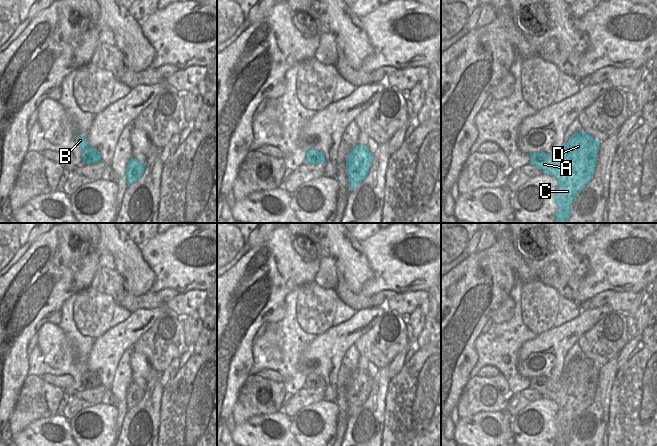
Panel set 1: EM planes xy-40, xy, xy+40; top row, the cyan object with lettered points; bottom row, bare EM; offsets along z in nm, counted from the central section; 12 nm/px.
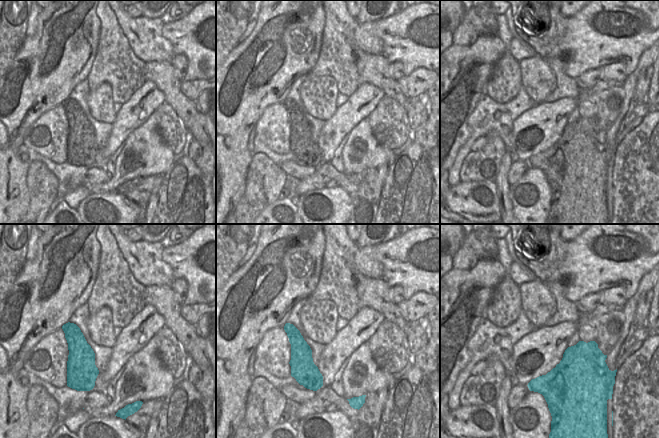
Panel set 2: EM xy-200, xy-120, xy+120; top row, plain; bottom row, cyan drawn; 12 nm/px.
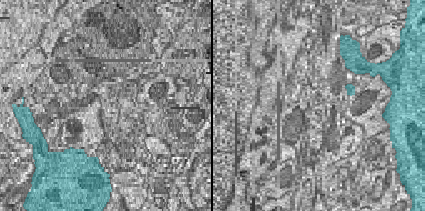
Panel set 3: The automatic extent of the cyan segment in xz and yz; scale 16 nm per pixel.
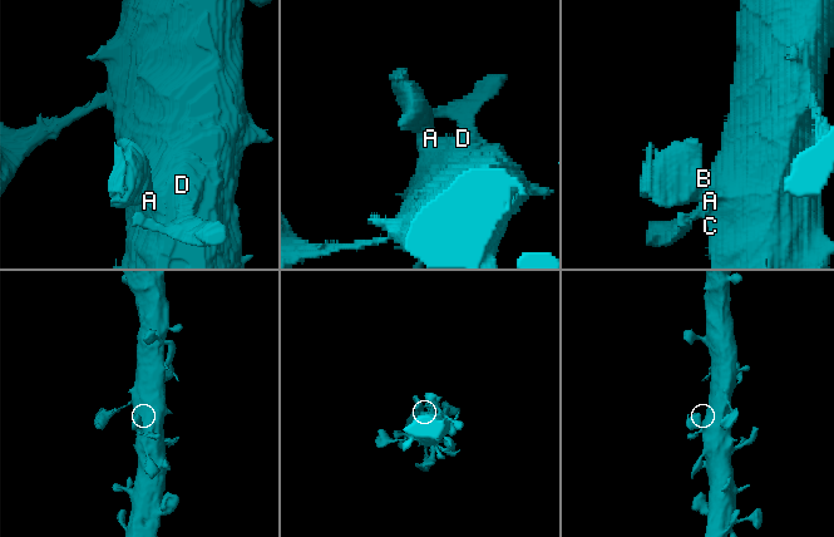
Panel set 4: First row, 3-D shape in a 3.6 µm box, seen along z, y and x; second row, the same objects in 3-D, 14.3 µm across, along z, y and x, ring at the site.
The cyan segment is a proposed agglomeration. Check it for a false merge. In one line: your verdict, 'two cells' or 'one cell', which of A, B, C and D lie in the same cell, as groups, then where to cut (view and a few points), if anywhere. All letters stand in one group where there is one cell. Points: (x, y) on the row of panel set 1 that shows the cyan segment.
one cell | A B C D | no cut

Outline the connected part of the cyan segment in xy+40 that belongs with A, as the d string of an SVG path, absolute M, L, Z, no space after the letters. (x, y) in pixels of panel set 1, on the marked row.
M579 131L575 132L566 144L562 144L561 153L557 158L552 158L543 151L530 154L531 165L558 180L554 195L557 205L555 221L567 223L574 197L593 177L599 150L600 142Z

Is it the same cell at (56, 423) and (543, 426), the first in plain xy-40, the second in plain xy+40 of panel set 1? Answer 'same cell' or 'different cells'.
different cells

